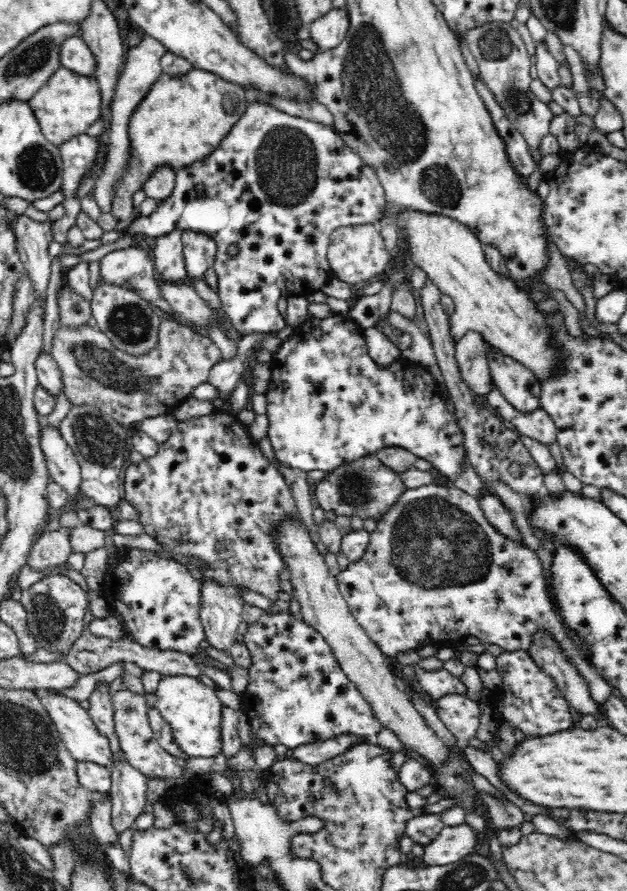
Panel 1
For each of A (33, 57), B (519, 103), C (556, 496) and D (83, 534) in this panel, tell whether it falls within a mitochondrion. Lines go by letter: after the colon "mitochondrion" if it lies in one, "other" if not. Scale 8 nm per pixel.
A: mitochondrion
B: mitochondrion
C: other
D: other

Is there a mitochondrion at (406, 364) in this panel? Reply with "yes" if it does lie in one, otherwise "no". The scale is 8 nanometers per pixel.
no

